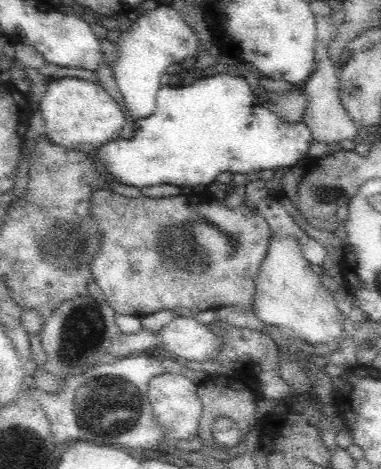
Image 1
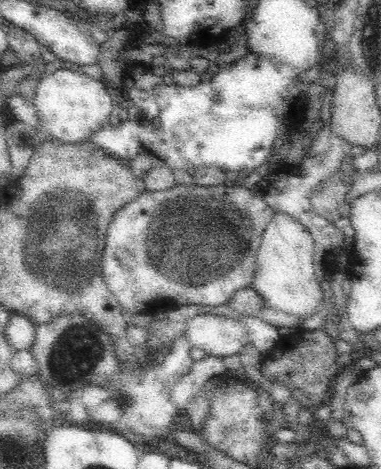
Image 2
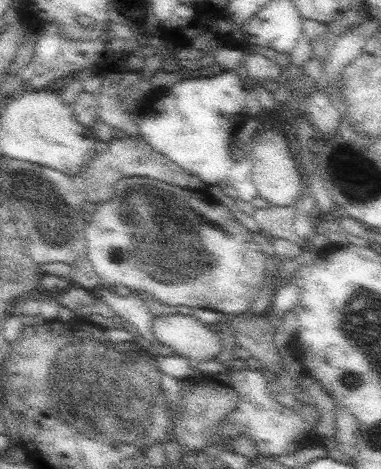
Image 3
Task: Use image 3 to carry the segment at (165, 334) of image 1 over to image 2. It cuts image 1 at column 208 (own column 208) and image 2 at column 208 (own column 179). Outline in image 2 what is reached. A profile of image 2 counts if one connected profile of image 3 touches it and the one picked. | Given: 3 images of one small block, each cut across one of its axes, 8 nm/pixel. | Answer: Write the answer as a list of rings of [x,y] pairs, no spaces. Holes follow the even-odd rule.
[[[200,314],[194,316],[184,336],[194,350],[200,350],[202,356],[238,356],[238,352],[248,344],[248,332],[244,326],[228,316]]]

